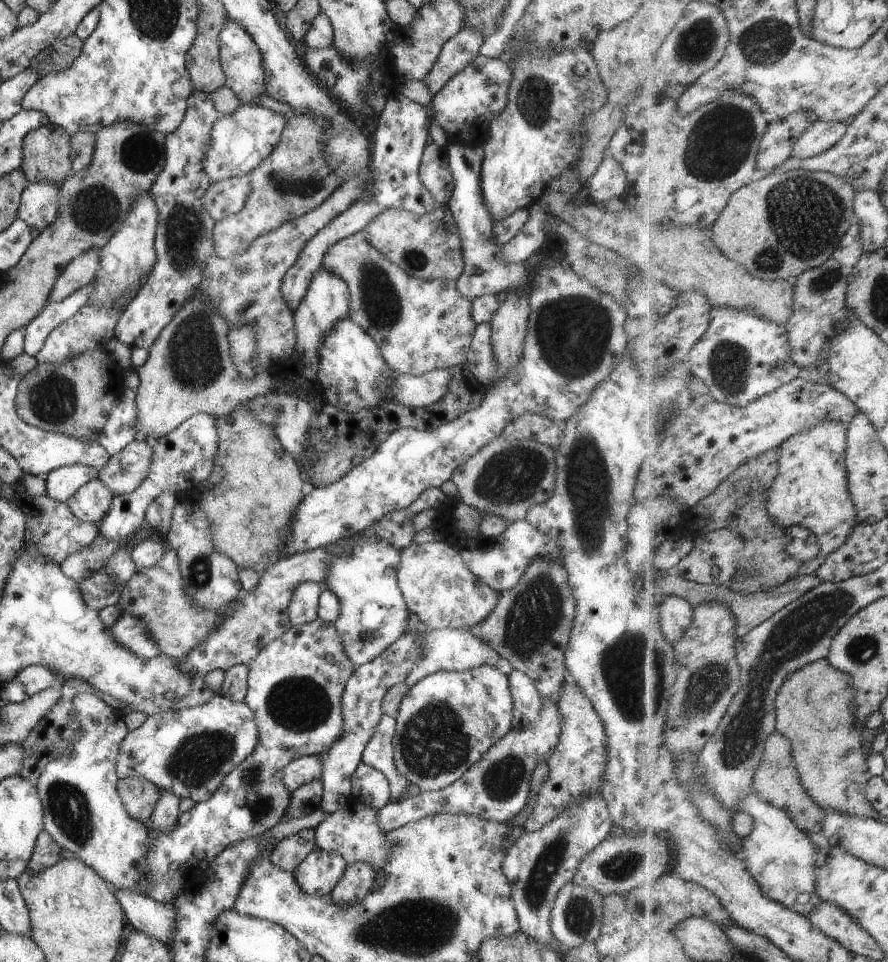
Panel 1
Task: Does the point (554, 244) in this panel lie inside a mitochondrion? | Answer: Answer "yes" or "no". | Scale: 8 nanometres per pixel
no

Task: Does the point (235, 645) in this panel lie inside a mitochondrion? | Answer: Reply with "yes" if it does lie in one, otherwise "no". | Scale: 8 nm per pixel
no

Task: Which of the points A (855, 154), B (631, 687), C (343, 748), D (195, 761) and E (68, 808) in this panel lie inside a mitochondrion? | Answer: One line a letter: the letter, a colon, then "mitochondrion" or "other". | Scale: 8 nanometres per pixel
A: other
B: mitochondrion
C: other
D: mitochondrion
E: mitochondrion

